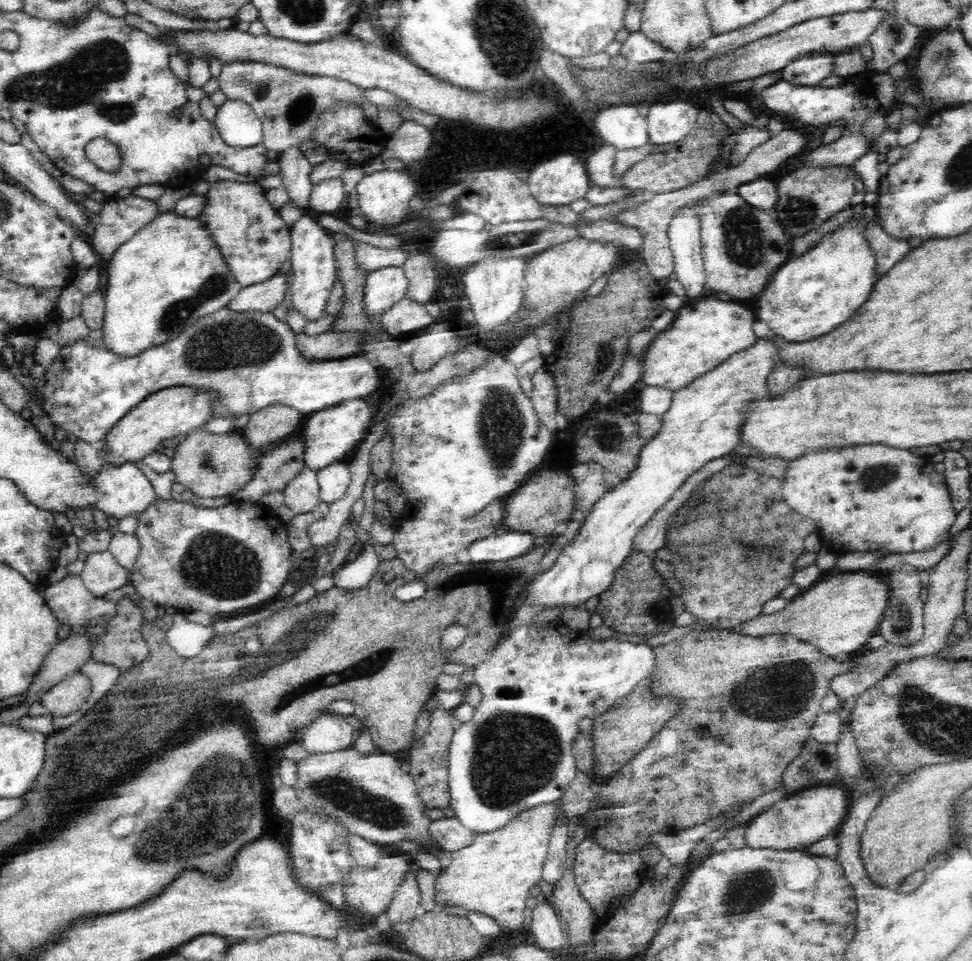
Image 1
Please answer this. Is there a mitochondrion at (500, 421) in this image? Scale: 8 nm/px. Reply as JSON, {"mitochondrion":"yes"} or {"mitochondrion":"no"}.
{"mitochondrion":"yes"}

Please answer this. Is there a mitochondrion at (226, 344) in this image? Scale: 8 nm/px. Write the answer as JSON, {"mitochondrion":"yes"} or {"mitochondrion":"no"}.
{"mitochondrion":"yes"}

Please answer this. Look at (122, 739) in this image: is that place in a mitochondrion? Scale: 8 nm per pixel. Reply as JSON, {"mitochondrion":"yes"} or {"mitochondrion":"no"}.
{"mitochondrion":"yes"}

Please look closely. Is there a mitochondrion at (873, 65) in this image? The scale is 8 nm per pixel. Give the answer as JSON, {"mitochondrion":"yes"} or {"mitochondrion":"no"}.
{"mitochondrion":"no"}

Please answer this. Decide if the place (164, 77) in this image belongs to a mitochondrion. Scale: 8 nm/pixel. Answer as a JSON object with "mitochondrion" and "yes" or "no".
{"mitochondrion":"no"}

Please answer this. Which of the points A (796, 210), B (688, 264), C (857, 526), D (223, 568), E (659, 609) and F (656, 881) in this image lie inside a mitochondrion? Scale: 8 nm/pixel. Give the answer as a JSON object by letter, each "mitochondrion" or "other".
{"A":"mitochondrion","B":"other","C":"other","D":"mitochondrion","E":"mitochondrion","F":"other"}

